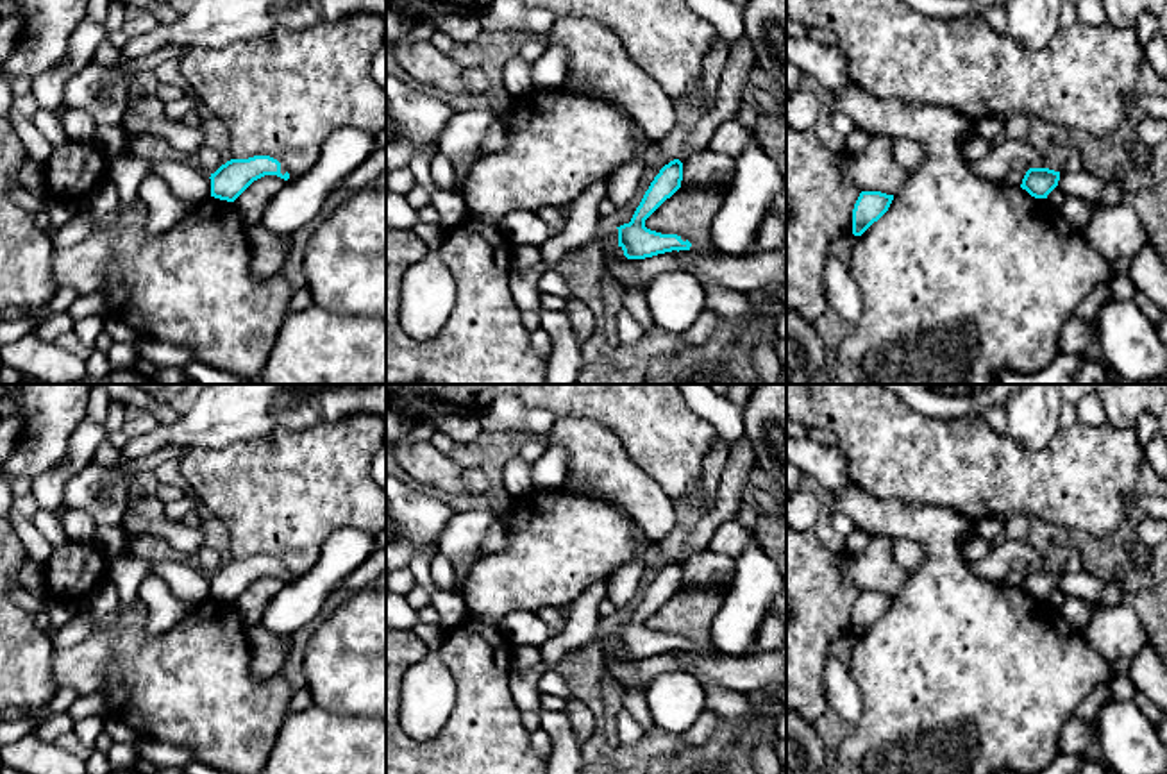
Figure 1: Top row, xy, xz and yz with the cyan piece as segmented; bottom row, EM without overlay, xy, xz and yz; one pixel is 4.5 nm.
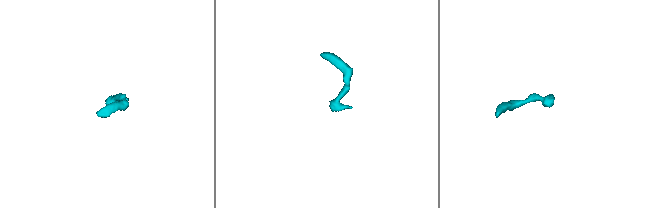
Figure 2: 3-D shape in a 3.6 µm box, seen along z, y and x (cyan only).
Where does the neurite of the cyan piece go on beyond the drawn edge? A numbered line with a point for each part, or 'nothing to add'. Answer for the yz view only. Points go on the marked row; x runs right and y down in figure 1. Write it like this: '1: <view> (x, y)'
1: yz (819, 201)

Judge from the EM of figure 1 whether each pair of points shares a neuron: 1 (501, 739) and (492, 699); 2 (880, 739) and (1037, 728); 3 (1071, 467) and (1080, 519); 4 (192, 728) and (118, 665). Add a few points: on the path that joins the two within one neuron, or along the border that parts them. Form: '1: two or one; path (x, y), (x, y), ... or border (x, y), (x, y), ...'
1: one; path (492, 730), (492, 708)
2: one; path (919, 726), (935, 726), (944, 717), (998, 717)
3: one; path (1080, 479), (1080, 506)
4: one; path (174, 710), (136, 673)

